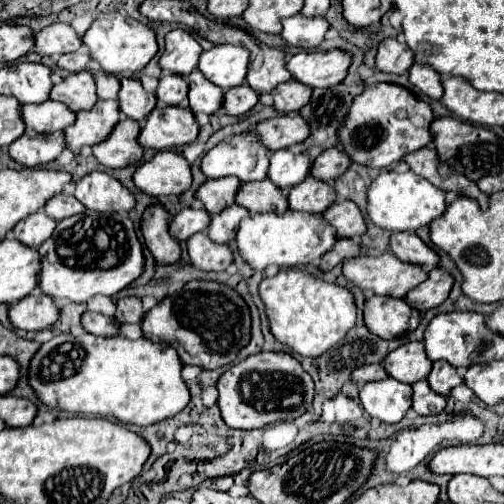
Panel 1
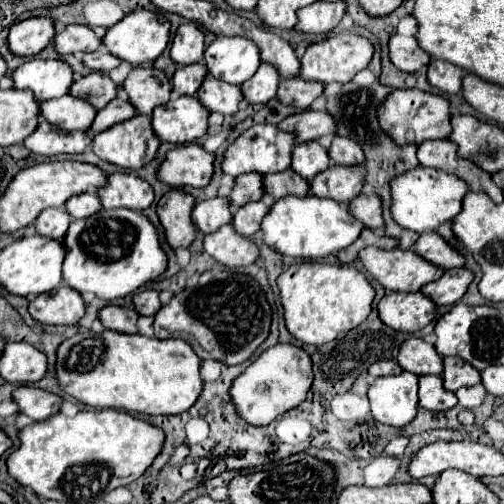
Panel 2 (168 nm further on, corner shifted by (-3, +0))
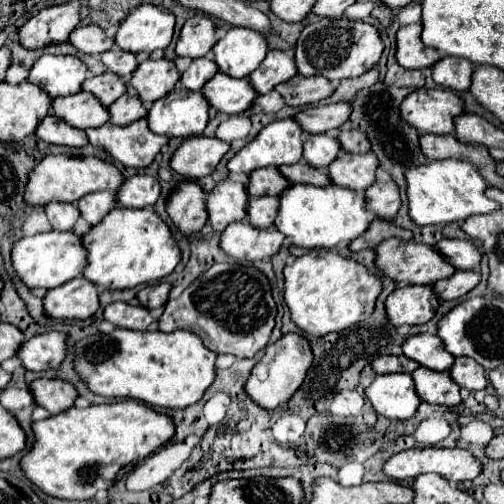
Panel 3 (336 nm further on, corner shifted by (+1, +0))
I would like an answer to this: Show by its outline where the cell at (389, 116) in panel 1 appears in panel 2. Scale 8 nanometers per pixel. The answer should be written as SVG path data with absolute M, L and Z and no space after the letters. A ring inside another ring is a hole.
M395 89L377 109L377 117L381 121L381 129L399 145L421 145L427 139L447 139L451 133L449 101L441 95L425 93L419 89Z

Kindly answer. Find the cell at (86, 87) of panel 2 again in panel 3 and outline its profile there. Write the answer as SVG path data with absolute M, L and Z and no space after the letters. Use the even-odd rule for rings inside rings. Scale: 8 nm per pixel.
M103 73L103 75L95 75L95 77L87 79L83 83L83 91L93 93L101 101L103 107L109 107L115 99L119 99L127 91L127 85L121 83L117 75Z

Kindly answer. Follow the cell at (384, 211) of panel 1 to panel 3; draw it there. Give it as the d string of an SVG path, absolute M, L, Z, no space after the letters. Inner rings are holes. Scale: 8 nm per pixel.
M429 161L421 167L411 167L405 173L407 181L407 199L409 199L409 217L415 225L447 225L453 221L465 221L475 213L495 211L497 203L485 197L487 183L481 181L481 175L471 163L465 161Z

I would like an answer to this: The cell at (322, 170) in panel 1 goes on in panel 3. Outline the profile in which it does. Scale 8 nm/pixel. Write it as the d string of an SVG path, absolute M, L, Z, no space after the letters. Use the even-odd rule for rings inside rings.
M343 129L339 135L339 145L341 151L351 153L351 155L359 155L359 153L367 153L369 151L369 141L365 139L365 135L361 135L361 131L353 131L353 129Z

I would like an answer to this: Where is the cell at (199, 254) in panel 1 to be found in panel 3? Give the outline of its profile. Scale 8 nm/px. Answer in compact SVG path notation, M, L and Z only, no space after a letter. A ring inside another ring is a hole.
M247 221L231 223L219 241L219 247L225 255L239 261L259 261L275 255L283 243L279 231L257 231L249 227Z

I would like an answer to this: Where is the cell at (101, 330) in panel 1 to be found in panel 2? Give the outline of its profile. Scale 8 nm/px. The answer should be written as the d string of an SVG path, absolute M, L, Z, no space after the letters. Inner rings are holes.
M107 305L99 311L99 319L103 321L105 329L119 331L119 333L135 333L139 313L133 307L115 307Z

